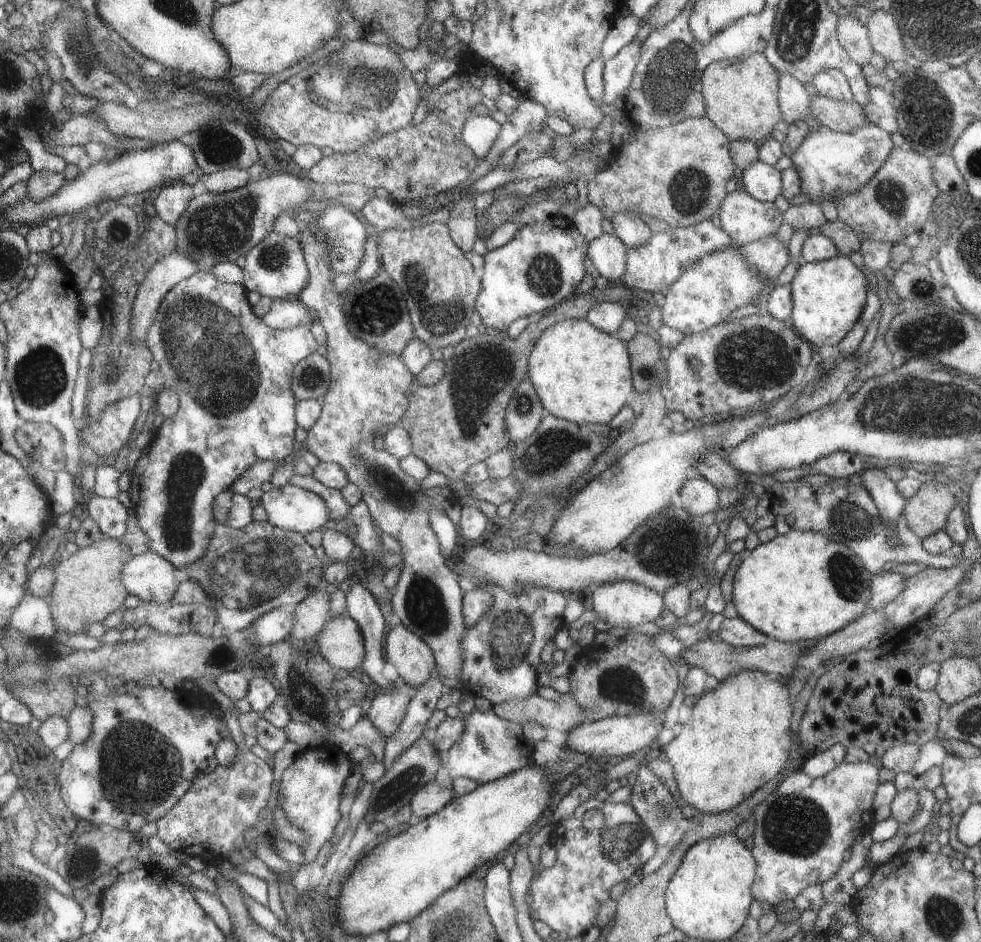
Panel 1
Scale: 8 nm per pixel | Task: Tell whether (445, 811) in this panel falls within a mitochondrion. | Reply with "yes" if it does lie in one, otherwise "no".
no

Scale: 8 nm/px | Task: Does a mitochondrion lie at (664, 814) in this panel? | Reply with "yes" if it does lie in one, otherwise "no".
yes

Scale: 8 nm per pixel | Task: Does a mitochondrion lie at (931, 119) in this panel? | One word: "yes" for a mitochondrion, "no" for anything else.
yes

